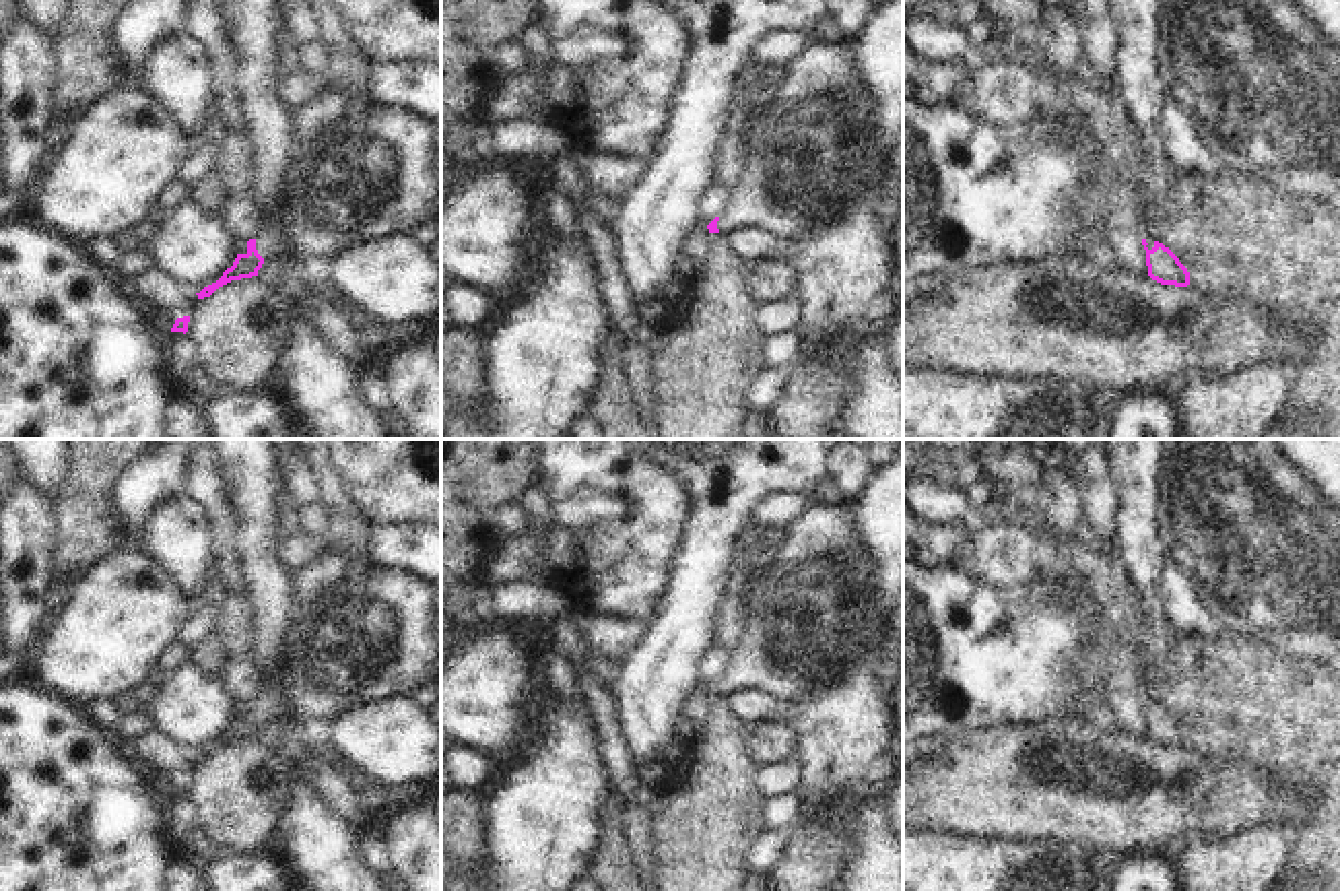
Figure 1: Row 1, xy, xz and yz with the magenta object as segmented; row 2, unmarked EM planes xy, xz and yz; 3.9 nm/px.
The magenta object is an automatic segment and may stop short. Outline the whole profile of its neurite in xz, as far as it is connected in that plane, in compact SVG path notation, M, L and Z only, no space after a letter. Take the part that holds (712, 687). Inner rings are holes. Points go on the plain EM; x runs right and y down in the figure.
M812 487L769 493L755 509L755 526L775 534L775 542L755 561L742 596L742 635L732 646L726 670L707 691L734 697L740 691L765 691L783 707L802 705L812 697L825 697L862 660L882 652L891 631L891 610L878 604L878 561L858 528L856 507L812 501Z

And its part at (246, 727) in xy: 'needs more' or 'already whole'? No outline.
needs more

